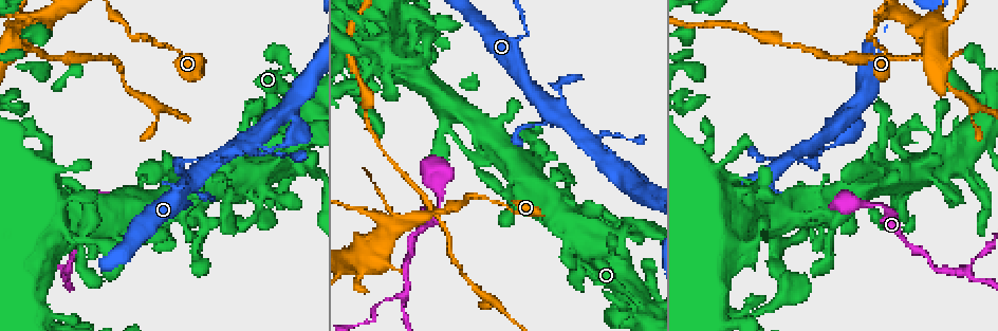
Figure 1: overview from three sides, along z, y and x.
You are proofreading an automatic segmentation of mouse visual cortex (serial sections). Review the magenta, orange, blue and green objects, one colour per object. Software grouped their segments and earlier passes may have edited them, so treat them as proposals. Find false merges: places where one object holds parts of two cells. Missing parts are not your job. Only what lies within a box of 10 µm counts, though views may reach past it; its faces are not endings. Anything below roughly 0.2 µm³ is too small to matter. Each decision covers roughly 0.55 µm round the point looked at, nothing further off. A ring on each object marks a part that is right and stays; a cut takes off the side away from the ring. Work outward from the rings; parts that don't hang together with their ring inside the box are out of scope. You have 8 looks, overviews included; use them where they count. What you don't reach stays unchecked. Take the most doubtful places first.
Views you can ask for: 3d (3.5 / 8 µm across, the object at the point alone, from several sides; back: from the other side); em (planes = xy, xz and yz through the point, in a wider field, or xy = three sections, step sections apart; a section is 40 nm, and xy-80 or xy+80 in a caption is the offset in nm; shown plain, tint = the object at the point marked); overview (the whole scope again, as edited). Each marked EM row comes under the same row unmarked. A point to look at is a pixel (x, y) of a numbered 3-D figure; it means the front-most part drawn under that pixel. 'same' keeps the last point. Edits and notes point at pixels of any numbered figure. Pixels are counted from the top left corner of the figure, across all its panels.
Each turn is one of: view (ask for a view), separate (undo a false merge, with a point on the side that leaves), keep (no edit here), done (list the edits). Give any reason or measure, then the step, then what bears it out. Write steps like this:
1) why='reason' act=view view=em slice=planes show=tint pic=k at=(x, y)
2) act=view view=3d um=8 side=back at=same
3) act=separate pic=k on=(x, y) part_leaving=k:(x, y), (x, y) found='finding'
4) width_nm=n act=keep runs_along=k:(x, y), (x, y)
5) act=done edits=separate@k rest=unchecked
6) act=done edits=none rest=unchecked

why='sharp bend' act=view view=3d um=3.5 pic=1 at=(404, 293)

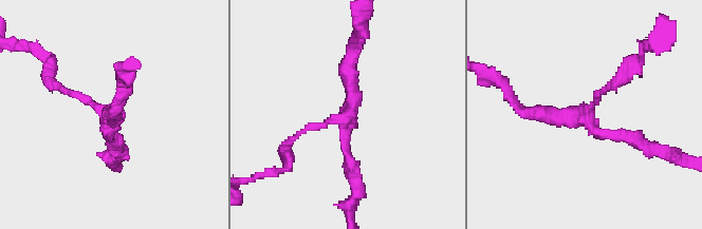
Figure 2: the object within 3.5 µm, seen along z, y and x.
arms=3 arm_widths_nm=100,150,200 why='need the tissue' act=view view=em slice=xy step=3 show=tint pic=2 at=(584, 117)

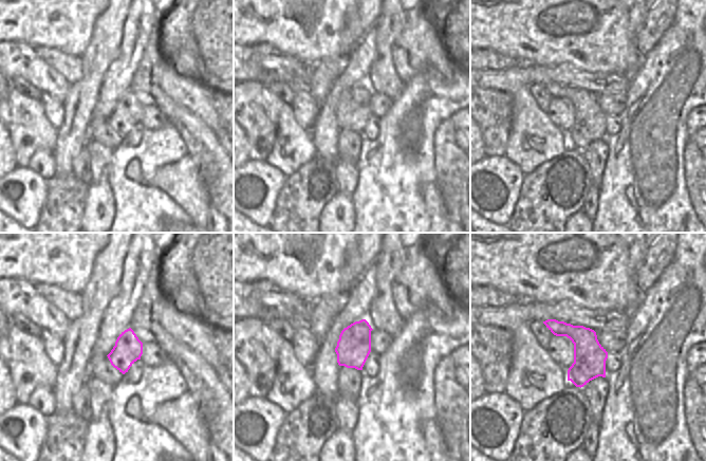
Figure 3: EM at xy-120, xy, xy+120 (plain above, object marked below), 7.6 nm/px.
act=keep found='continuous, no second cell'

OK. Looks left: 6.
why='sudden change in width' act=view view=3d um=3.5 pic=1 at=(520, 36)

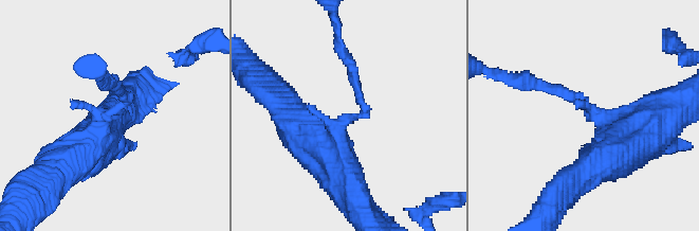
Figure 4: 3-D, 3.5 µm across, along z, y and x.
why='shape alone is not enough' act=view view=em slice=xy step=5 show=tint pic=4 at=(118, 107)

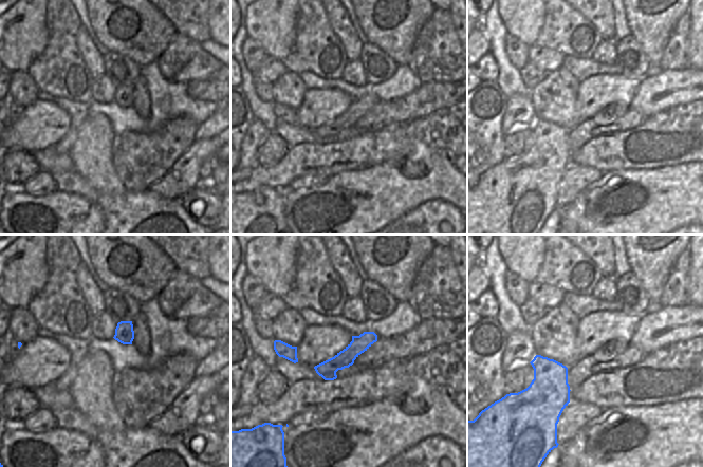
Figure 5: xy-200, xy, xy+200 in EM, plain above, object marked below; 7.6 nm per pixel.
act=keep runs_along=5:(374, 337), (318, 370) found='all the same cell'

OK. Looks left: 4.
why='sharp bend' act=view view=3d um=3.5 pic=1 at=(377, 253)

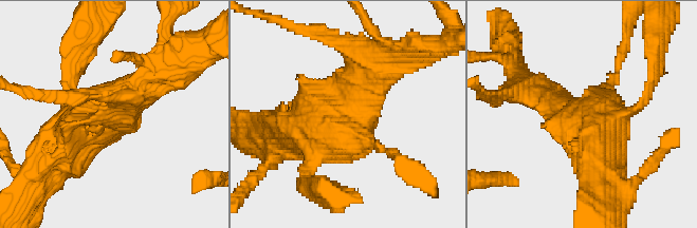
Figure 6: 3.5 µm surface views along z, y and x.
act=view view=em slice=xy step=3 show=tint pic=6 at=(348, 114)

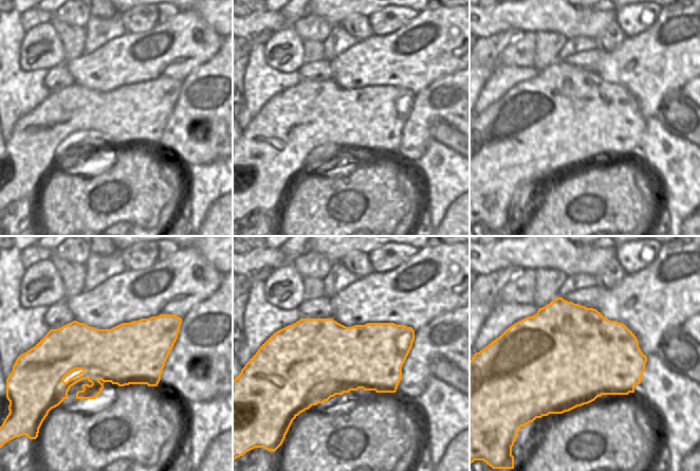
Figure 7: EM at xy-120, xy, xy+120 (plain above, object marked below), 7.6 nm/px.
act=keep runs_along=6:(149, 87), (58, 149) found='one cell here'

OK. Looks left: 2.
why='sudden change in width' act=view view=3d um=3.5 pic=1 at=(906, 187)

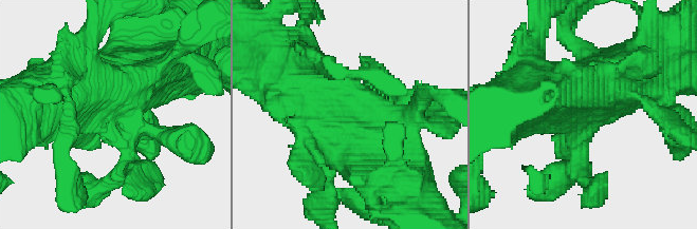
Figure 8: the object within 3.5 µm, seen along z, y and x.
act=view view=em slice=xy step=3 show=tint pic=8 at=(126, 111)

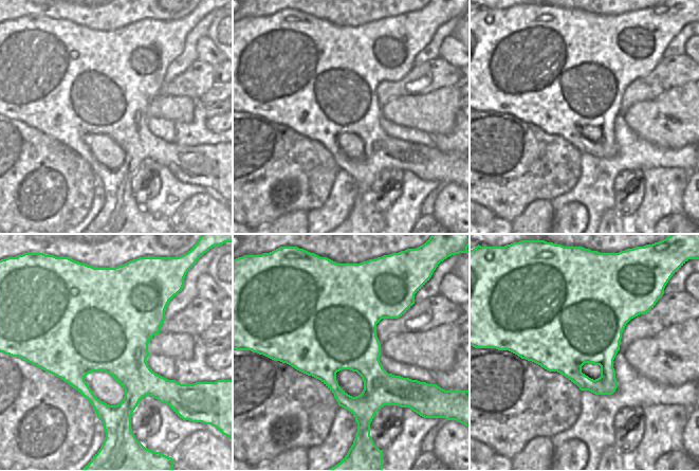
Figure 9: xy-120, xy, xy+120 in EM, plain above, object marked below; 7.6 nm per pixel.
act=keep runs_along=8:(382, 168), (346, 116), (291, 68) found='one cell here'

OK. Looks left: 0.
act=done edits=none rest=unchecked

